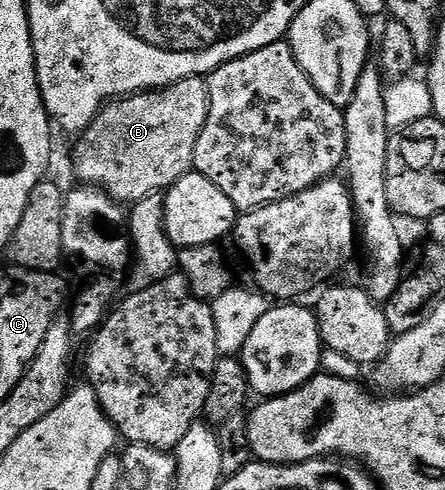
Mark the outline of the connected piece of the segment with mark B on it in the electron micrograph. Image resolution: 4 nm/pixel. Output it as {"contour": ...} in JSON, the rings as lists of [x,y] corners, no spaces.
{"contour":[[[202,77],[183,78],[166,88],[135,92],[131,96],[106,103],[101,112],[80,133],[81,140],[72,145],[74,170],[82,185],[103,188],[110,196],[122,202],[136,202],[157,193],[164,193],[179,178],[193,171],[195,142],[207,122],[209,113],[209,86]]]}

